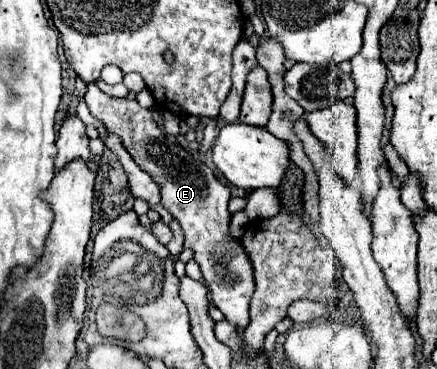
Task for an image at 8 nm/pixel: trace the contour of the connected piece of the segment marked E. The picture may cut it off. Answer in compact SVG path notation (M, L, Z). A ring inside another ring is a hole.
M89 82L85 102L91 114L101 120L111 134L121 138L121 144L127 148L137 166L159 184L161 204L173 214L173 218L179 220L185 234L185 246L195 252L201 274L209 284L213 304L223 312L227 322L237 328L245 328L249 324L249 300L255 290L255 280L241 242L229 236L229 188L215 178L209 166L201 164L193 158L193 154L181 148L175 138L163 134L153 120L153 112L141 108L137 100L113 98L105 94L97 82Z

